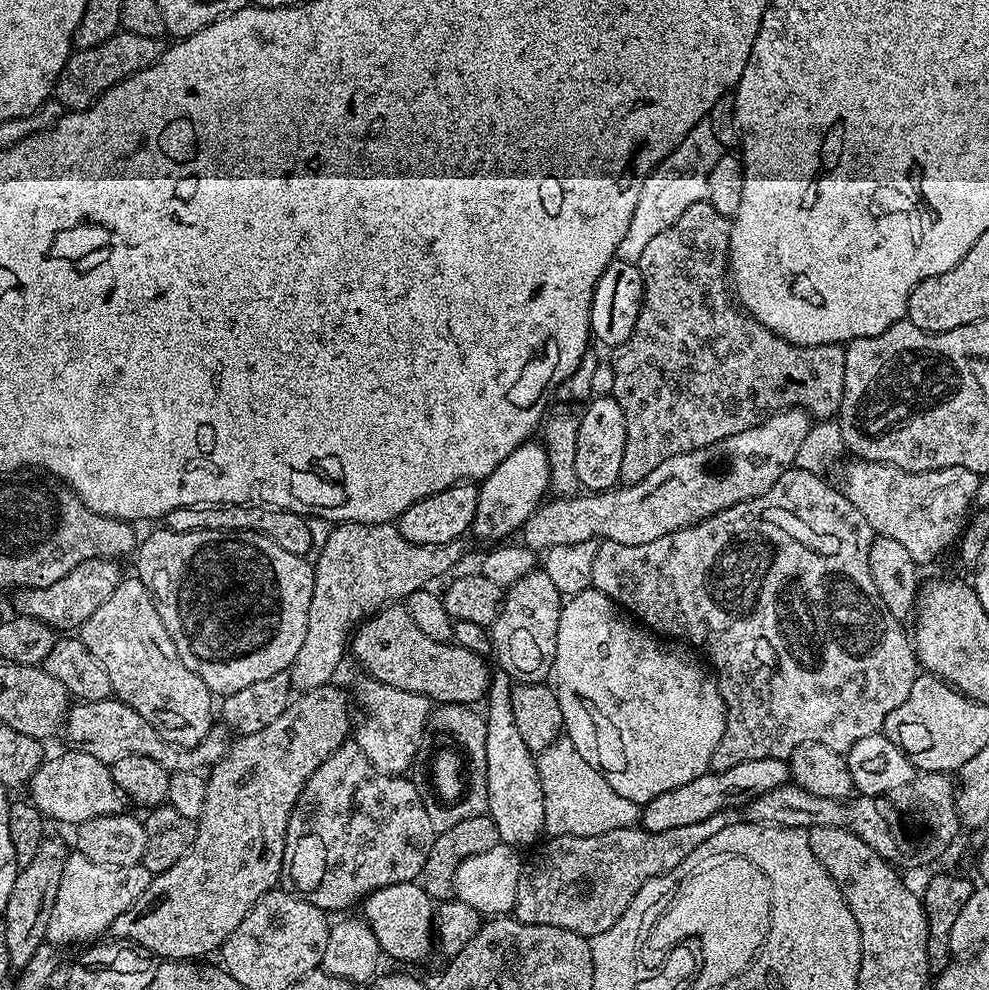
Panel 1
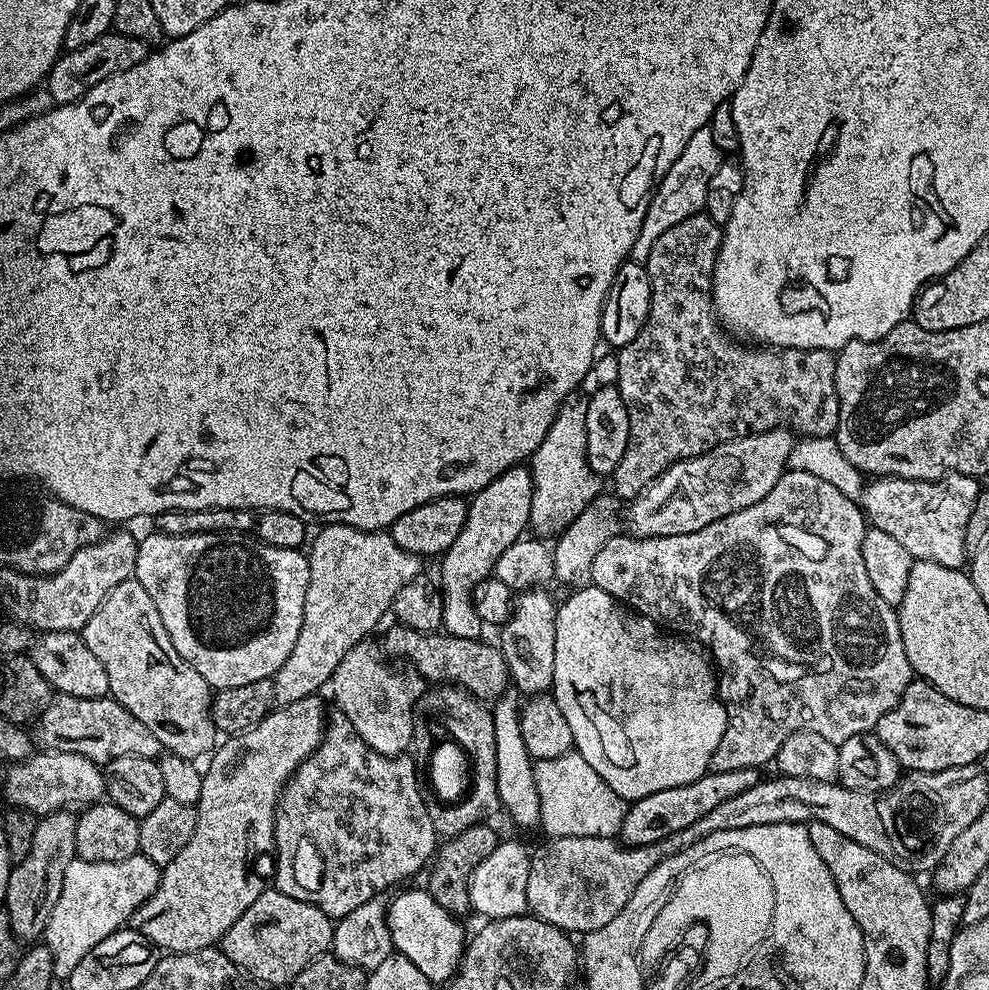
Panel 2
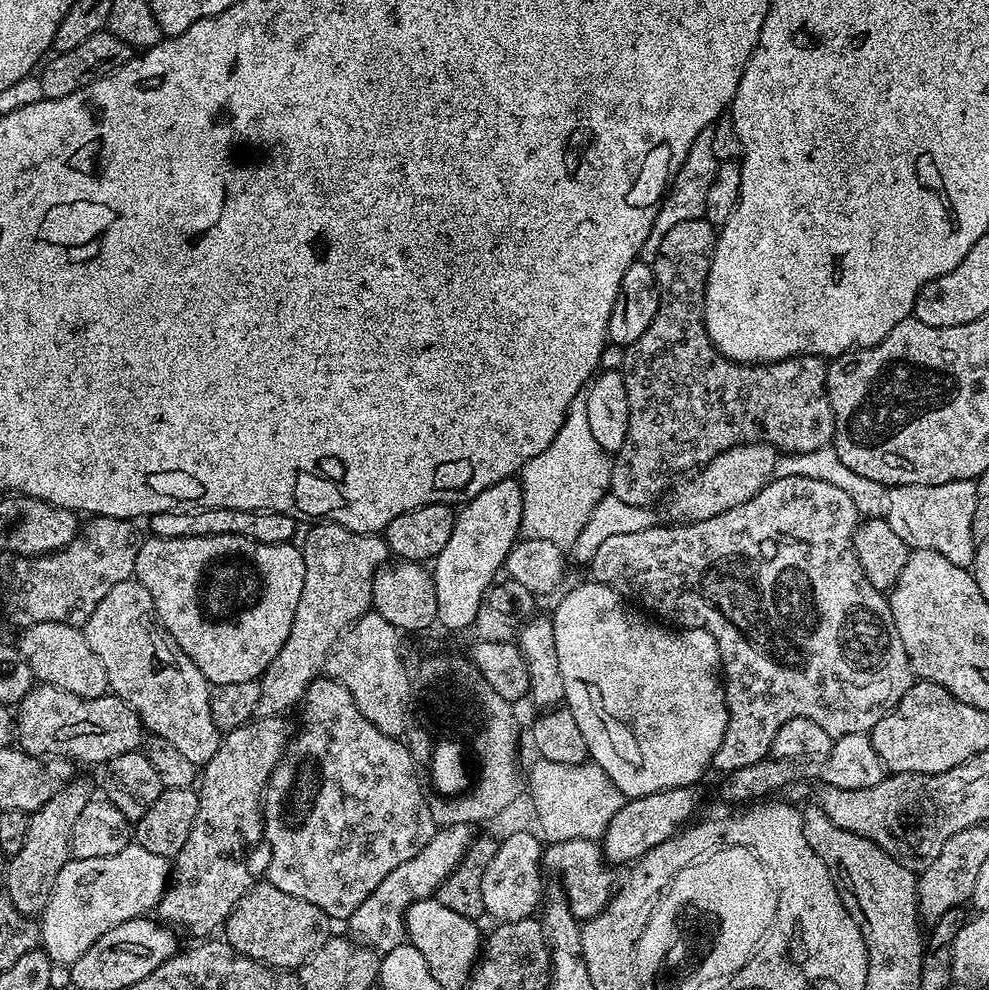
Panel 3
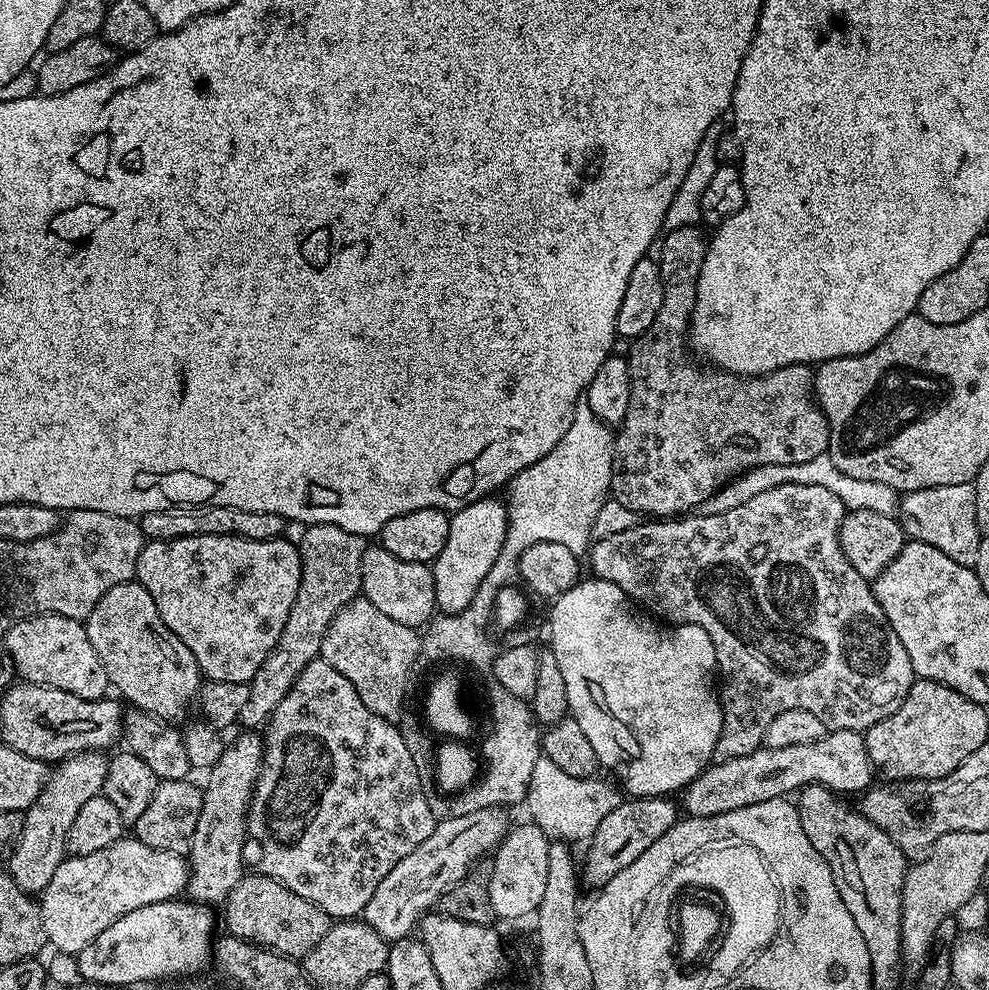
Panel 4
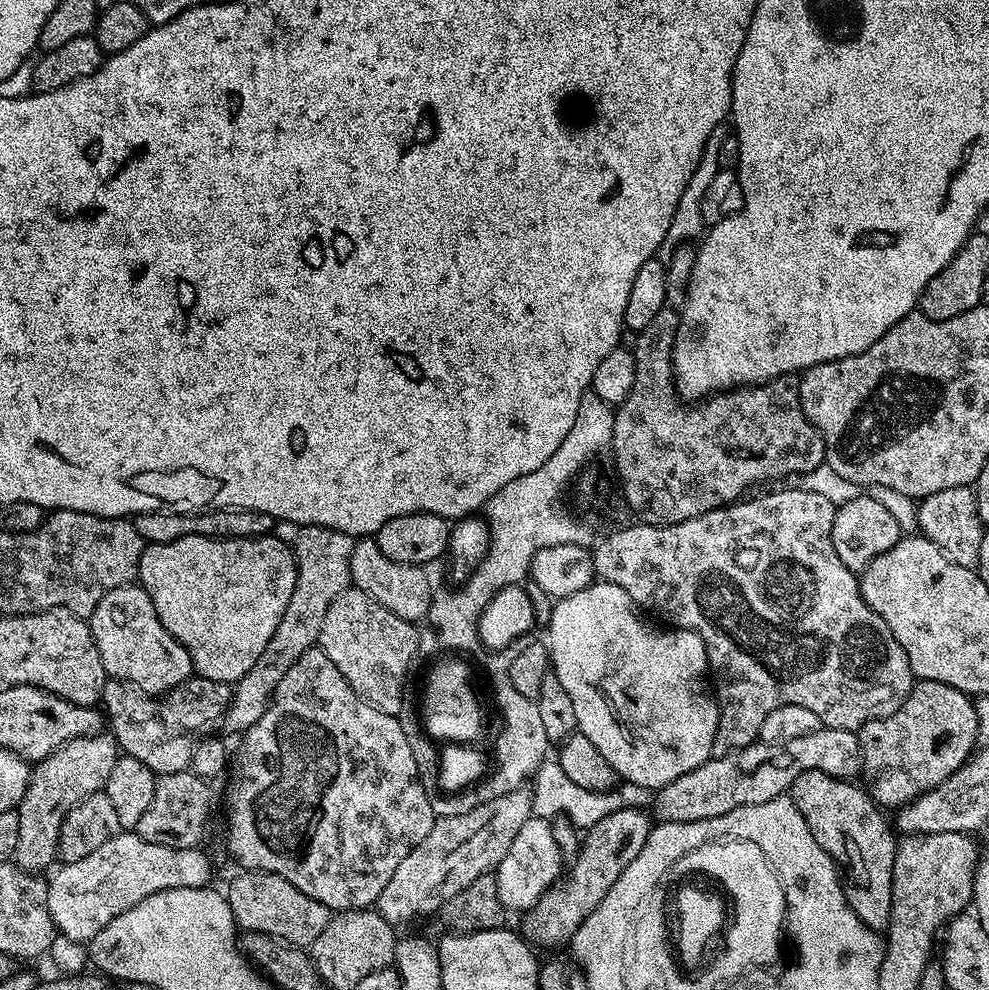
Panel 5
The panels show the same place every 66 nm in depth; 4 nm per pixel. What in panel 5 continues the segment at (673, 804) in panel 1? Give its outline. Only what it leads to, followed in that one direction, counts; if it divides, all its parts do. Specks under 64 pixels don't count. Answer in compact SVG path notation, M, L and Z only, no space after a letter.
M613 807L606 818L602 818L602 822L594 822L594 826L583 833L580 849L574 853L573 860L576 861L572 864L572 873L557 880L544 891L536 904L523 913L524 939L536 946L541 944L544 948L552 948L555 944L567 945L594 906L606 898L606 890L614 886L618 874L622 874L638 850L642 850L652 825L650 816L648 820L647 814L640 808Z

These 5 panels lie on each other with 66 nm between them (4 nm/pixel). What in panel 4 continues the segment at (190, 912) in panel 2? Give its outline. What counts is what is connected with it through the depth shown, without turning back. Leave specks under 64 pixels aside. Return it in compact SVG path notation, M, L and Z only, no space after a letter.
M241 731L241 736L224 749L222 758L207 773L208 781L203 781L202 814L198 814L198 826L194 826L194 838L186 853L188 861L187 899L205 906L220 906L228 899L230 890L238 886L241 876L245 875L244 840L248 836L248 806L252 803L252 791L264 761L264 741L255 731Z

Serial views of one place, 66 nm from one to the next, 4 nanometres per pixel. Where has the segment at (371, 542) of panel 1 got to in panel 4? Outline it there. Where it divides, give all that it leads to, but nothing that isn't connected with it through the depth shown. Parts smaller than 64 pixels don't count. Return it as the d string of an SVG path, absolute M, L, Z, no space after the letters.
M309 524L303 532L304 537L298 540L300 585L294 606L290 606L290 618L286 618L286 626L278 638L276 648L266 658L266 662L262 662L248 684L250 698L239 718L239 723L248 730L267 725L282 698L286 698L294 686L298 674L302 674L308 663L321 655L324 635L338 610L361 595L360 567L366 547L365 537L329 524Z

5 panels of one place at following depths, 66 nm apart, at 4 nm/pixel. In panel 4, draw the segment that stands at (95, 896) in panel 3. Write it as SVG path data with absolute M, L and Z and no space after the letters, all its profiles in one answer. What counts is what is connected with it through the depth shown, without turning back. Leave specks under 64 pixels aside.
M135 838L115 840L94 854L69 855L38 900L44 935L58 951L78 954L130 910L177 899L187 886L188 861L181 853L151 848Z

